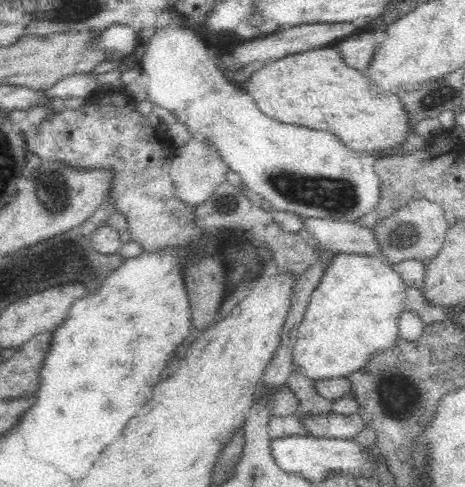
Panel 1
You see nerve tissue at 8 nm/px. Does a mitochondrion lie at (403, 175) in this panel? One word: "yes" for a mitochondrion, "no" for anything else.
no

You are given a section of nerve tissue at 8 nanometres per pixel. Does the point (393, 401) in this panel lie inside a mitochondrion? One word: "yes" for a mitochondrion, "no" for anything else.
yes

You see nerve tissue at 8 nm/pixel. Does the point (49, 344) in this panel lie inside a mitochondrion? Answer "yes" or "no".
no

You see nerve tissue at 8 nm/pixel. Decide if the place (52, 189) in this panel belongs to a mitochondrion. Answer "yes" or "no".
yes

